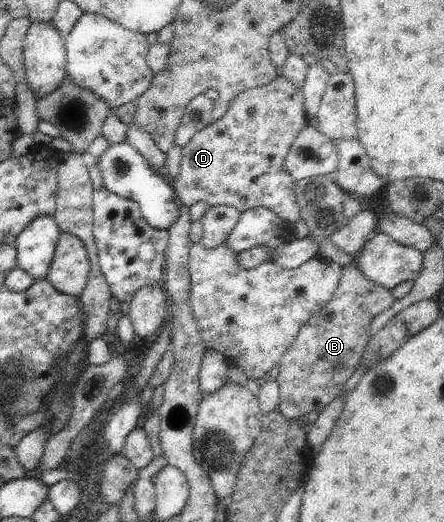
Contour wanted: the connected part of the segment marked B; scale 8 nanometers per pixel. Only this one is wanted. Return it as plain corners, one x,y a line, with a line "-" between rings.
351,261
341,268
339,286
332,296
332,299
317,314
302,325
298,332
298,337
290,345
290,349
284,353
282,363
279,365
277,382
279,383
279,404
277,410
286,419
297,419
301,415
306,415
316,411
322,413
343,390
344,384
352,373
359,367
366,345
371,335
369,332
370,324
376,315
384,313
386,309
392,307
395,302
392,290
376,285
370,281
357,265

